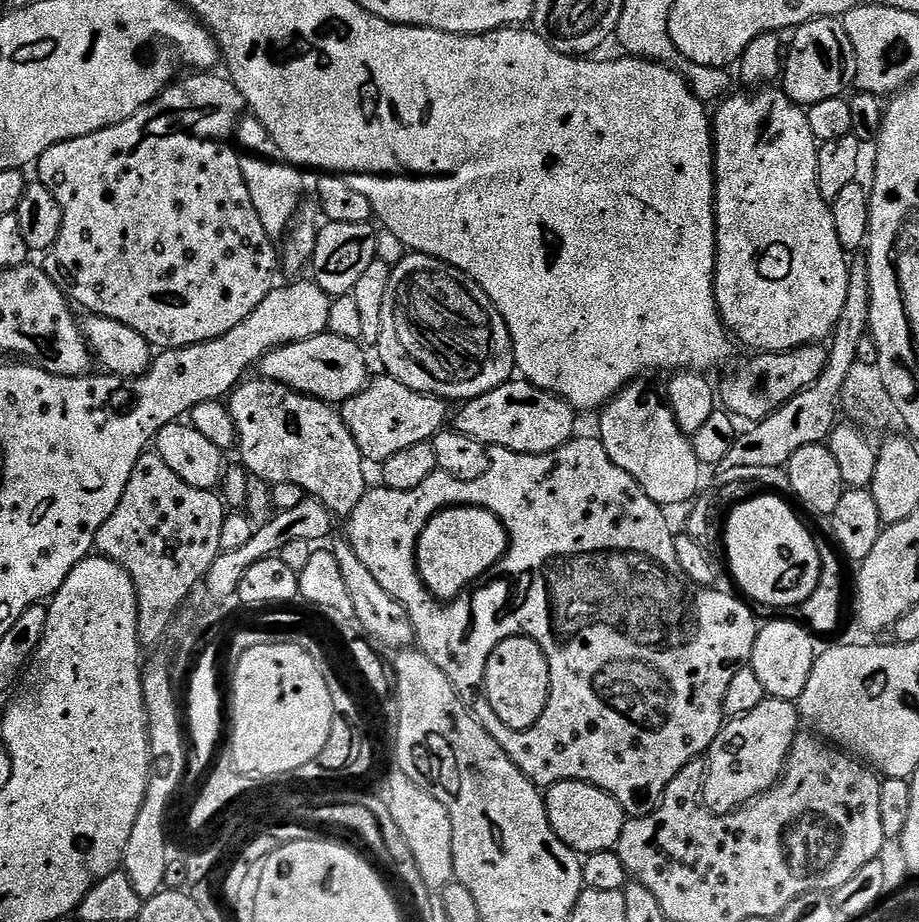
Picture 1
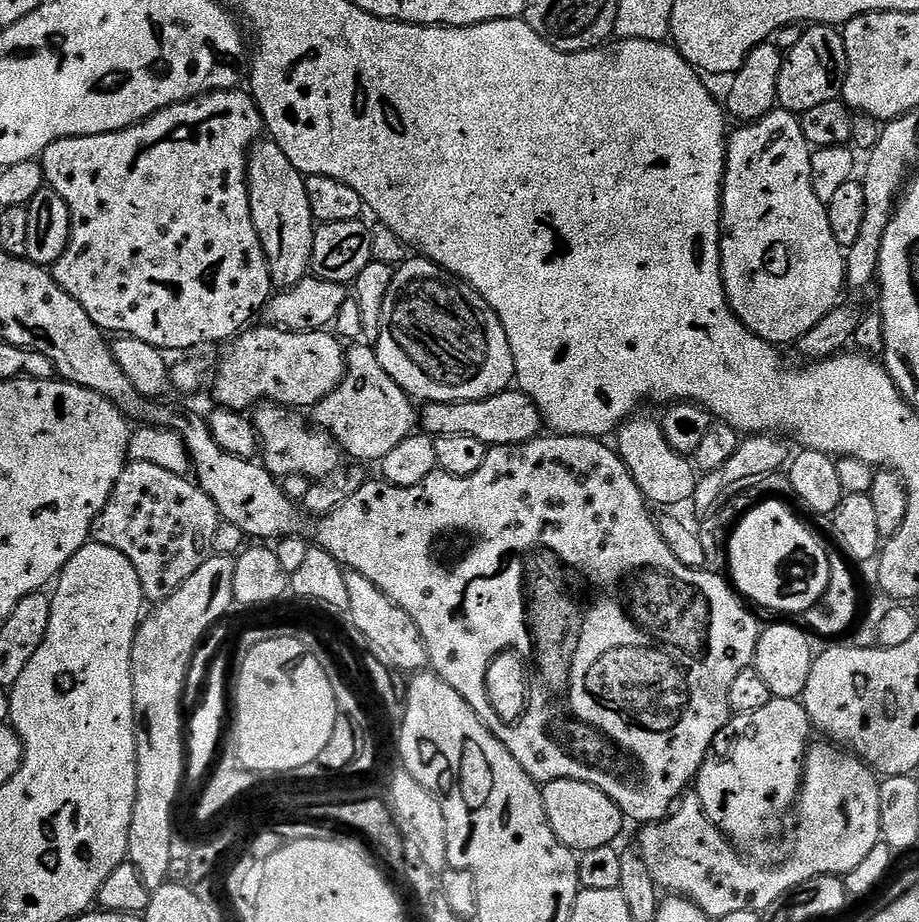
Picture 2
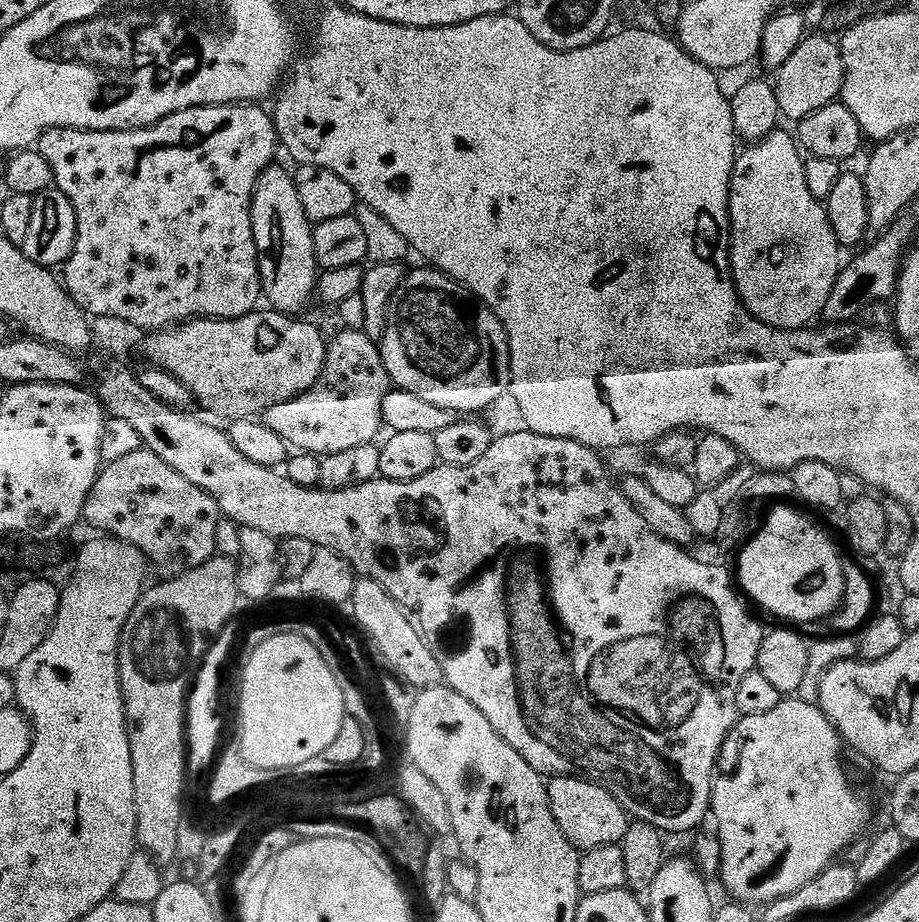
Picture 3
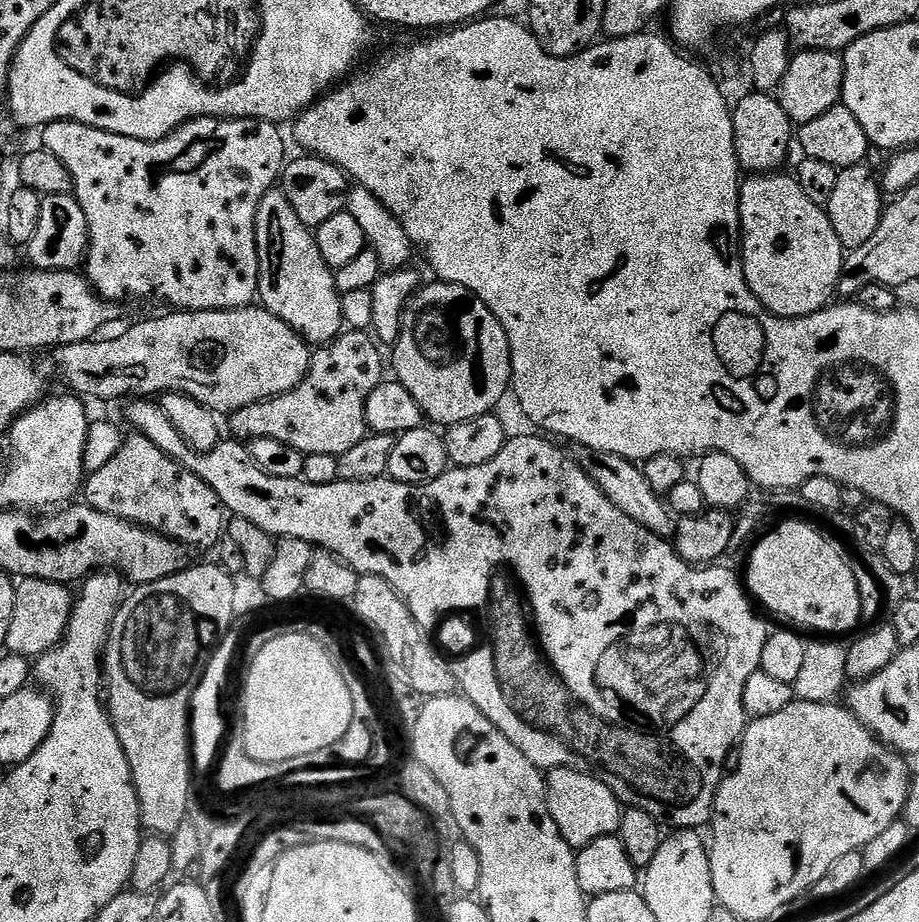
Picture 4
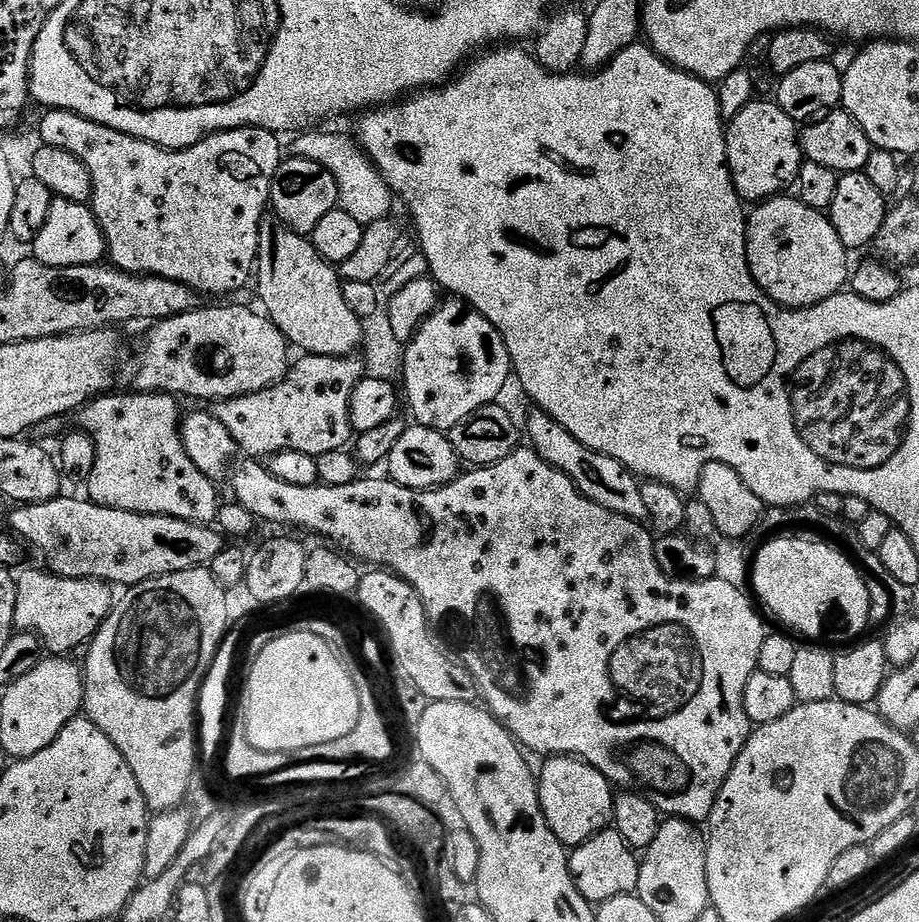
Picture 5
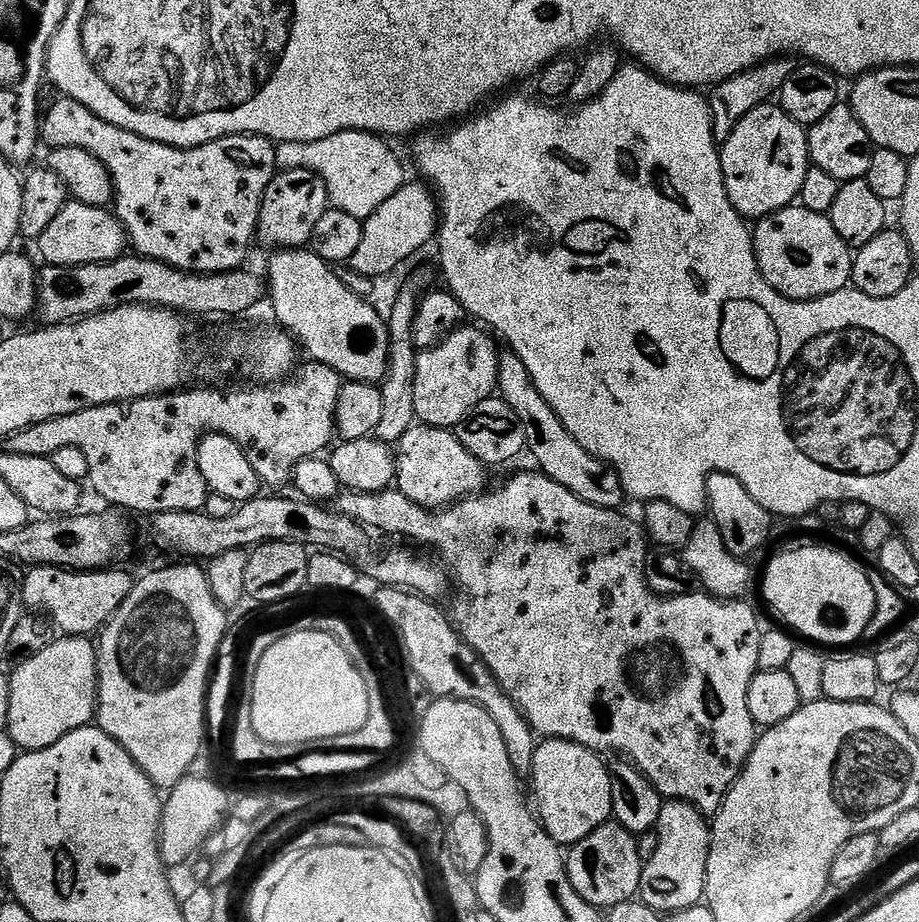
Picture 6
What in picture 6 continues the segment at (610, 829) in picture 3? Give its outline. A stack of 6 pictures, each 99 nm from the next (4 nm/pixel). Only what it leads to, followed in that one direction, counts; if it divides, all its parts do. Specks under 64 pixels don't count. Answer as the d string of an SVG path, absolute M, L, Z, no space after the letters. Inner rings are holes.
M544 738L537 743L534 766L530 773L530 796L544 833L556 844L577 844L586 838L586 834L598 830L598 826L609 823L612 816L610 774L608 764L600 760L603 759L597 753L569 740Z

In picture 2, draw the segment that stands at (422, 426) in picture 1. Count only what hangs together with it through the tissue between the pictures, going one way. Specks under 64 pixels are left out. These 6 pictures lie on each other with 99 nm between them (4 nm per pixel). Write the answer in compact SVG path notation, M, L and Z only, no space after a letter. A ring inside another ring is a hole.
M364 342L353 343L347 349L344 381L311 409L310 416L315 427L327 432L342 449L343 455L353 456L356 462L384 460L398 442L413 435L418 428L418 408L413 397L404 392L386 370L382 370L375 347Z

